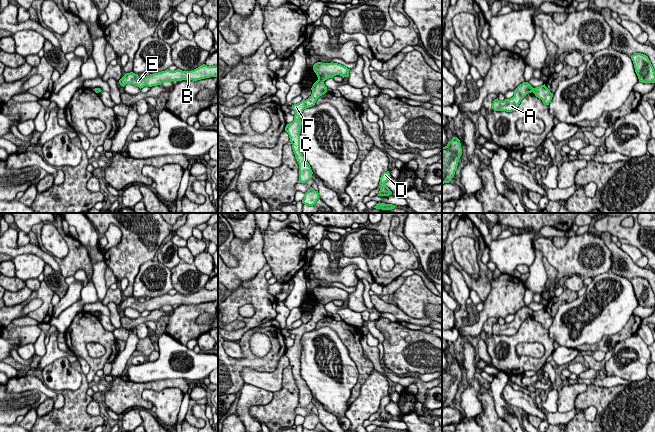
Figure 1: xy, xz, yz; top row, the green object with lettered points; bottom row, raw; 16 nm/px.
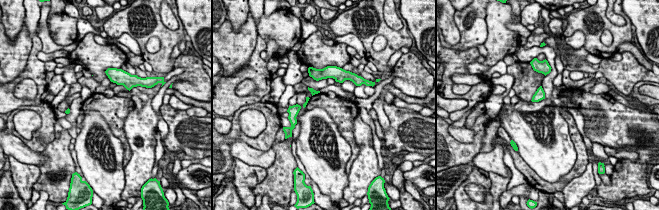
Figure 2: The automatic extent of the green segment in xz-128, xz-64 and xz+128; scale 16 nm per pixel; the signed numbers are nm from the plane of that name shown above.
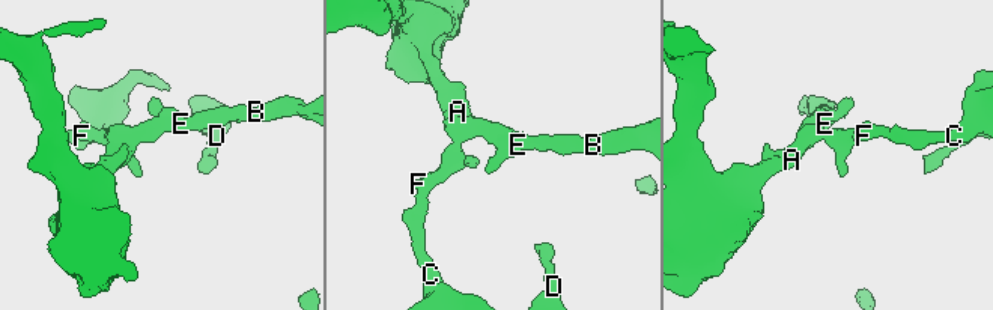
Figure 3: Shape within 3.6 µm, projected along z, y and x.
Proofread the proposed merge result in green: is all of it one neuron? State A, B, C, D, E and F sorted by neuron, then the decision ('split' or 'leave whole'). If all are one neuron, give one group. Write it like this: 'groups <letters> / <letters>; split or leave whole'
groups A B E / C D F; split

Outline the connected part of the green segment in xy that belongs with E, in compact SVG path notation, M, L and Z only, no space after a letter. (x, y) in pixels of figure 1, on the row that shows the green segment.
M205 64L191 71L182 71L177 69L175 71L165 70L158 73L150 74L141 79L138 74L133 72L126 73L120 80L119 84L125 86L132 84L140 89L144 86L152 87L161 85L163 82L182 81L182 80L201 80L210 77L218 77L218 66L207 66Z

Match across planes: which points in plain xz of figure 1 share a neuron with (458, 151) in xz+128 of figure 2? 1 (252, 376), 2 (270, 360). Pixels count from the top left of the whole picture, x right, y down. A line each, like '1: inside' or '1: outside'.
1: outside
2: inside

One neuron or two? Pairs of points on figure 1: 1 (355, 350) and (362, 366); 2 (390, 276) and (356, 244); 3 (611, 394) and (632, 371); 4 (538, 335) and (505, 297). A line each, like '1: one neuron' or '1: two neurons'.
1: one neuron
2: one neuron
3: two neurons
4: two neurons

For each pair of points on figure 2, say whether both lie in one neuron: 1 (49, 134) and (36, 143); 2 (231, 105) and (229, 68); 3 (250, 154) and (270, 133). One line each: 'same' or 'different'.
1: same
2: different
3: different

